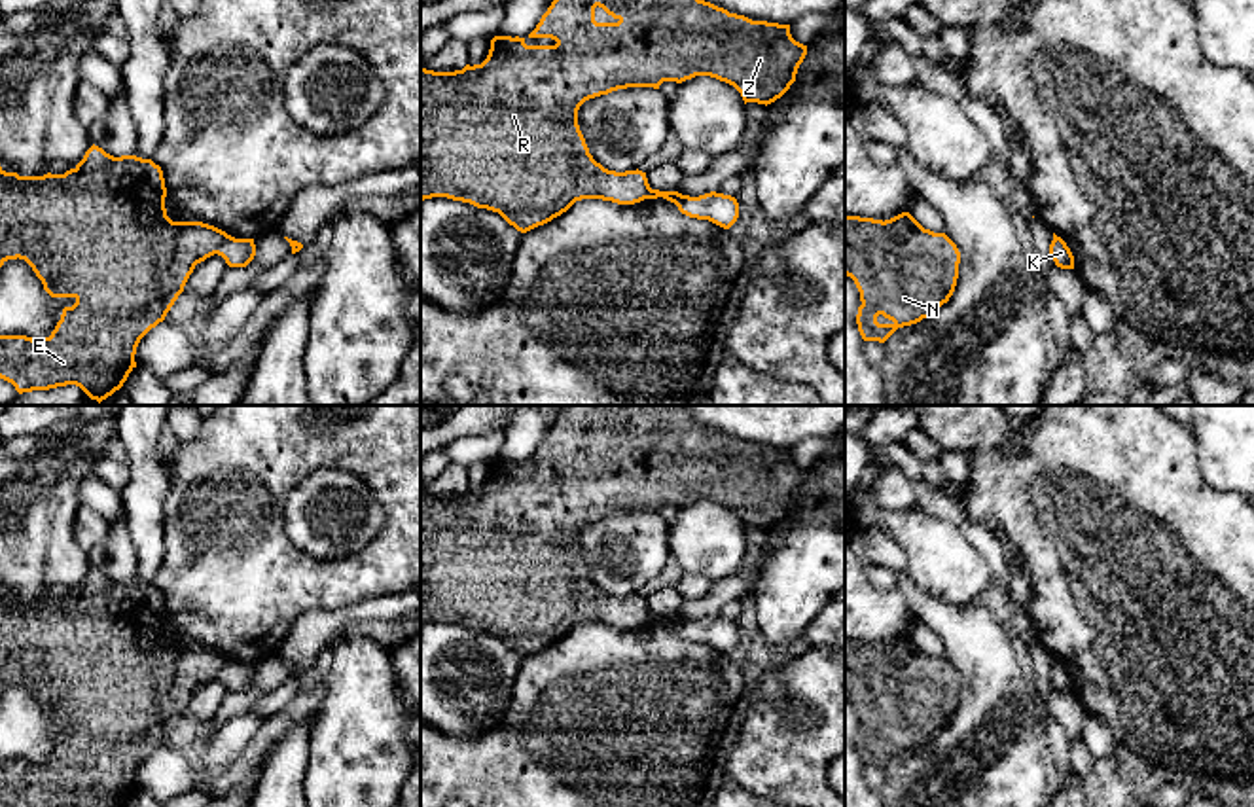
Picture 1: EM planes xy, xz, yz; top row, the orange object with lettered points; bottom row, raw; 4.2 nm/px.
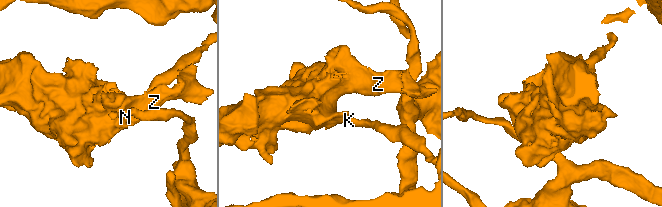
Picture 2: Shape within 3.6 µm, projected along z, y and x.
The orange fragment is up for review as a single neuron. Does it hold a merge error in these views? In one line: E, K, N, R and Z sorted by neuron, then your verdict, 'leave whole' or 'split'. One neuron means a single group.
groups E N R Z / K; split

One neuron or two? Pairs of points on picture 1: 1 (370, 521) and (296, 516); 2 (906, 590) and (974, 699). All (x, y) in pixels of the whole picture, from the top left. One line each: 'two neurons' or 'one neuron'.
1: one neuron
2: one neuron

